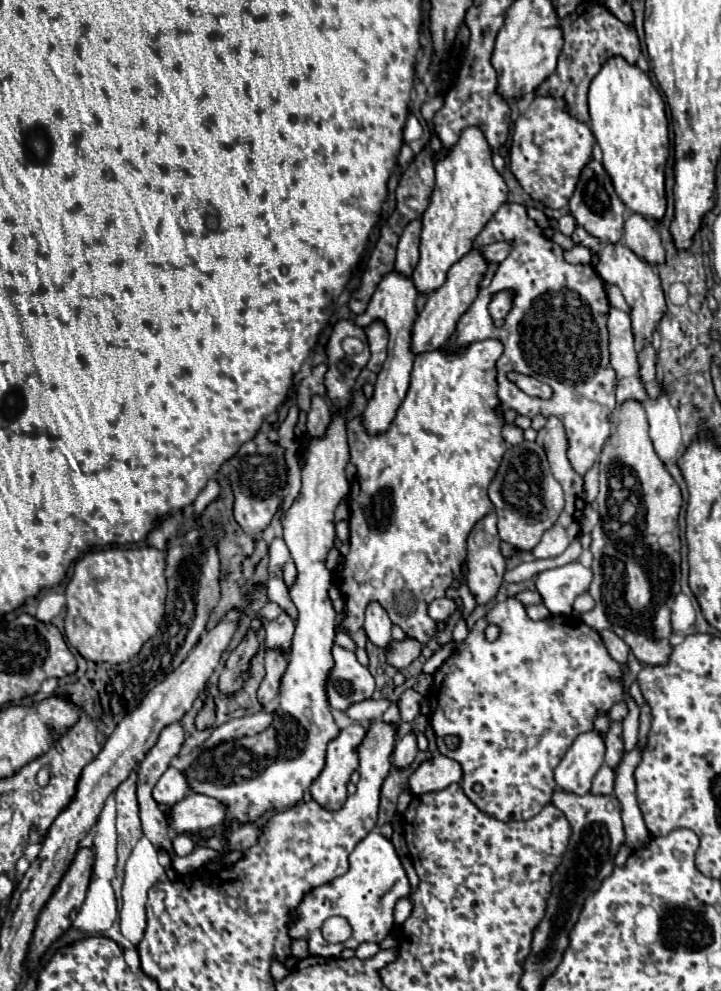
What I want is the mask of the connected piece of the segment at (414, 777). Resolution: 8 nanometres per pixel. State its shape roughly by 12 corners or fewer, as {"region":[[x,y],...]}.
{"region":[[434,755],[410,775],[414,795],[460,783],[460,763]]}

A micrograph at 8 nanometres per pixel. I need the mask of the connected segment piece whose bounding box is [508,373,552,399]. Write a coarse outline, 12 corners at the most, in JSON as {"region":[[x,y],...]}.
{"region":[[518,373],[508,375],[524,393],[552,397],[552,387]]}

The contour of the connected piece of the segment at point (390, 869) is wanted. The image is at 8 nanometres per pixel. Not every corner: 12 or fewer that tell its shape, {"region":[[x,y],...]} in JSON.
{"region":[[368,833],[342,877],[312,889],[290,921],[308,953],[338,957],[322,923],[344,917],[342,945],[380,943],[408,875],[384,835]]}

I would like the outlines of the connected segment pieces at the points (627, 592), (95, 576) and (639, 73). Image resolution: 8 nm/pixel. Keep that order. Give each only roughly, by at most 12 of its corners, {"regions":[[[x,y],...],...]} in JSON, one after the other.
{"regions":[[[644,407],[612,413],[592,529],[596,607],[652,667],[680,593],[680,487]],[[162,551],[76,561],[64,633],[84,659],[128,661],[158,631]],[[616,55],[590,83],[590,129],[624,205],[660,219],[664,101]]]}

